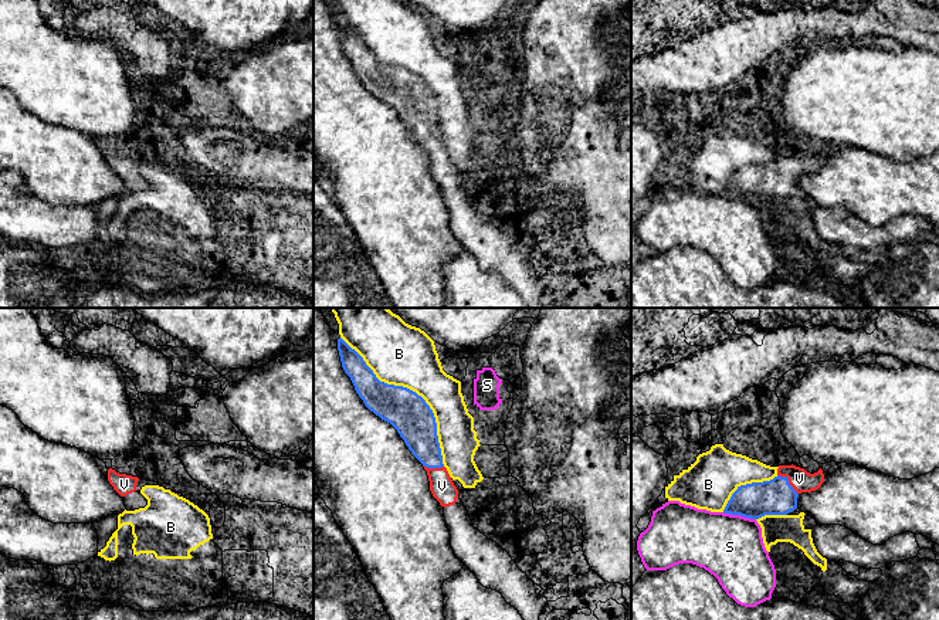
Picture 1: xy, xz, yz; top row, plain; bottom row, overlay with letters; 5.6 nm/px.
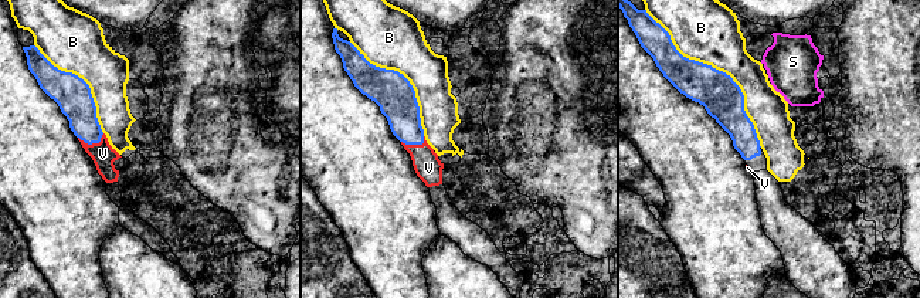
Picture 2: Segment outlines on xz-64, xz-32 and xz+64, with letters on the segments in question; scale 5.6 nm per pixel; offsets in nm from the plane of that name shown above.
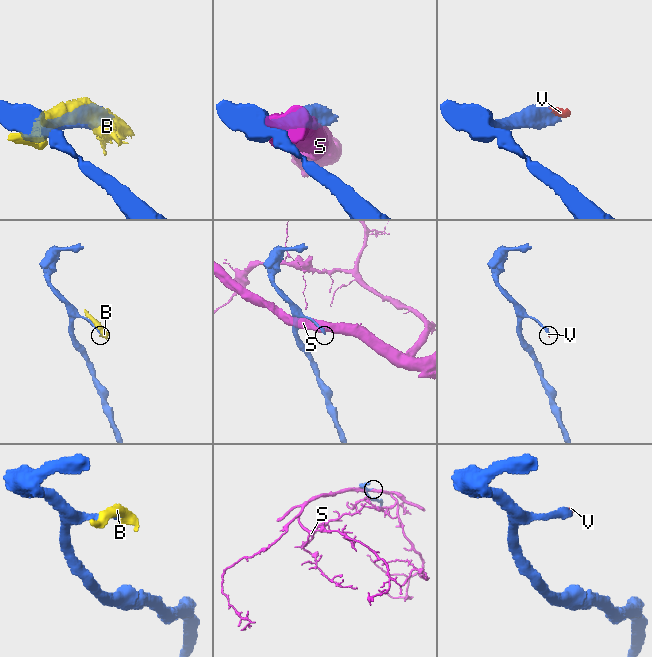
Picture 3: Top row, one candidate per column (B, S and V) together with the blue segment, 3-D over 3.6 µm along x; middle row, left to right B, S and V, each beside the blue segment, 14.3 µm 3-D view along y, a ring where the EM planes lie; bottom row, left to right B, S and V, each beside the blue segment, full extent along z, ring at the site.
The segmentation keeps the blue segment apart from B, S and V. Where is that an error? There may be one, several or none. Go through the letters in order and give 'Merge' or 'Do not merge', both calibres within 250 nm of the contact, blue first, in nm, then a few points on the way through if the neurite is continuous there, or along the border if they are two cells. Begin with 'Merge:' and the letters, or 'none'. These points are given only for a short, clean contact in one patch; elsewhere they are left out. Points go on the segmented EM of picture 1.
Merge: V
B: Do not merge. Thickness 240 nm (blue) against 360 nm
S: Do not merge. Thickness 200 nm (blue) against 360 nm
V: Merge. Thickness 200 nm (blue) against 120 nm. Path across: yz (776, 497), (787, 483), (799, 478)

